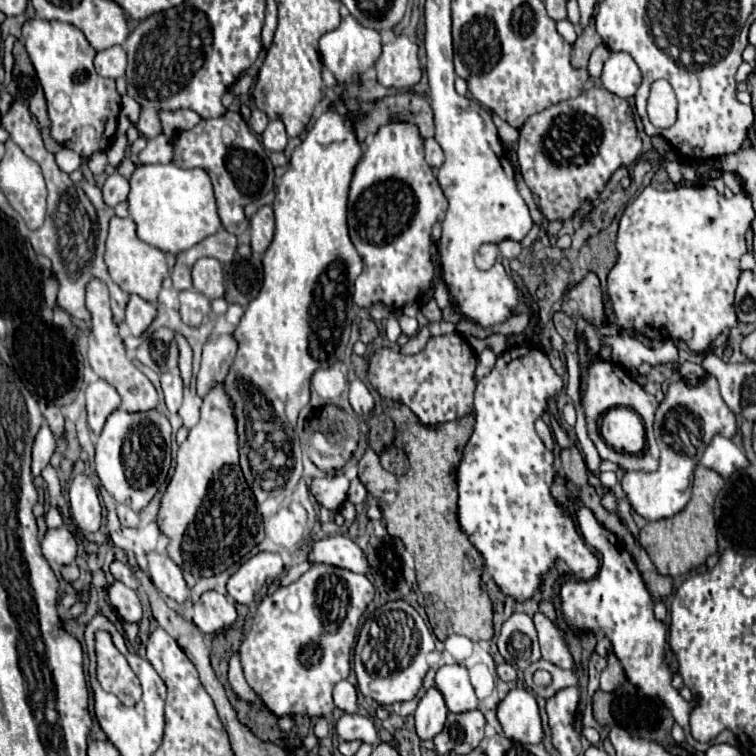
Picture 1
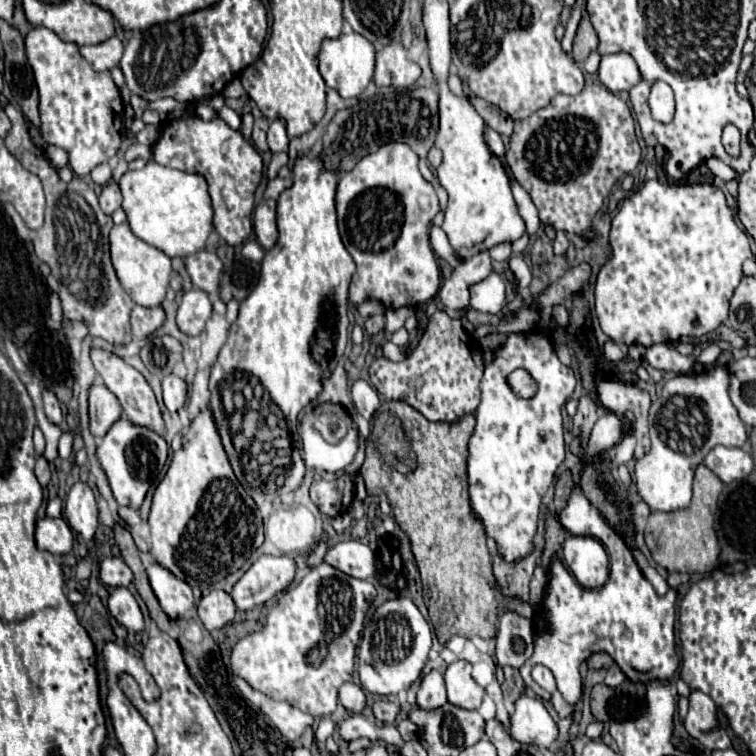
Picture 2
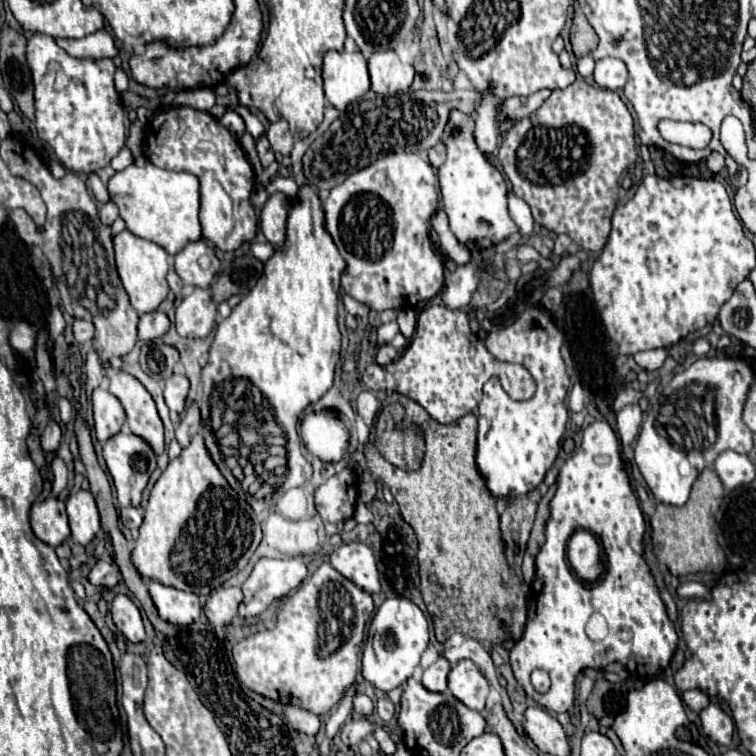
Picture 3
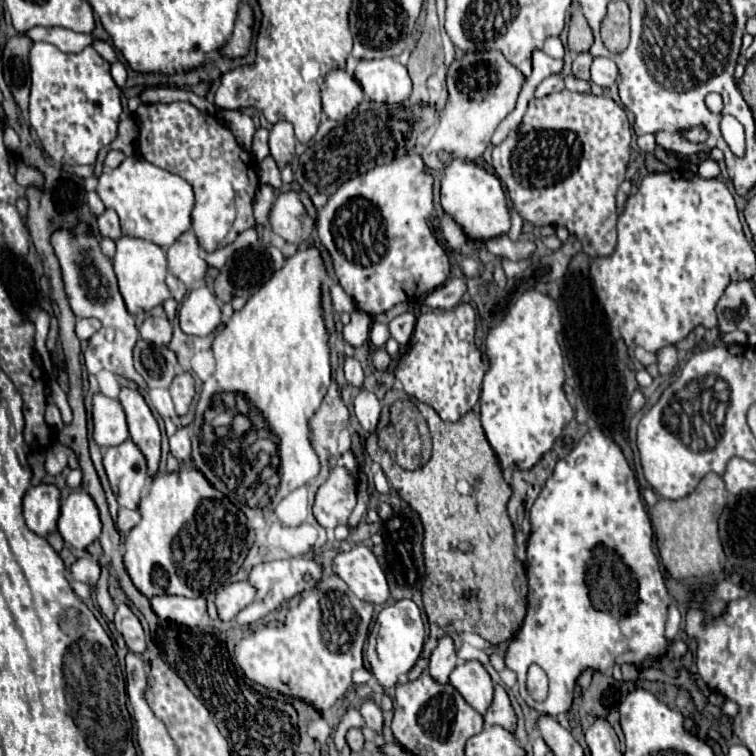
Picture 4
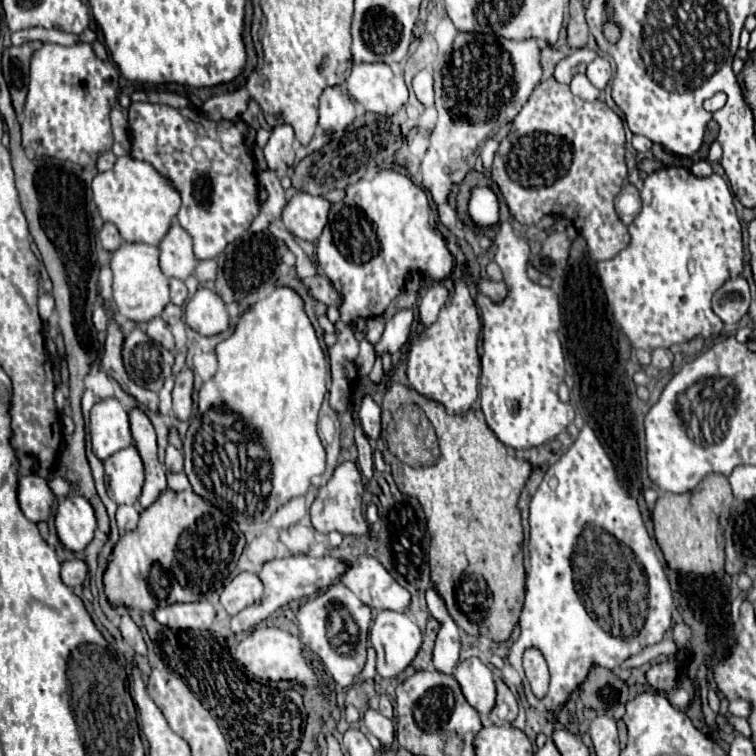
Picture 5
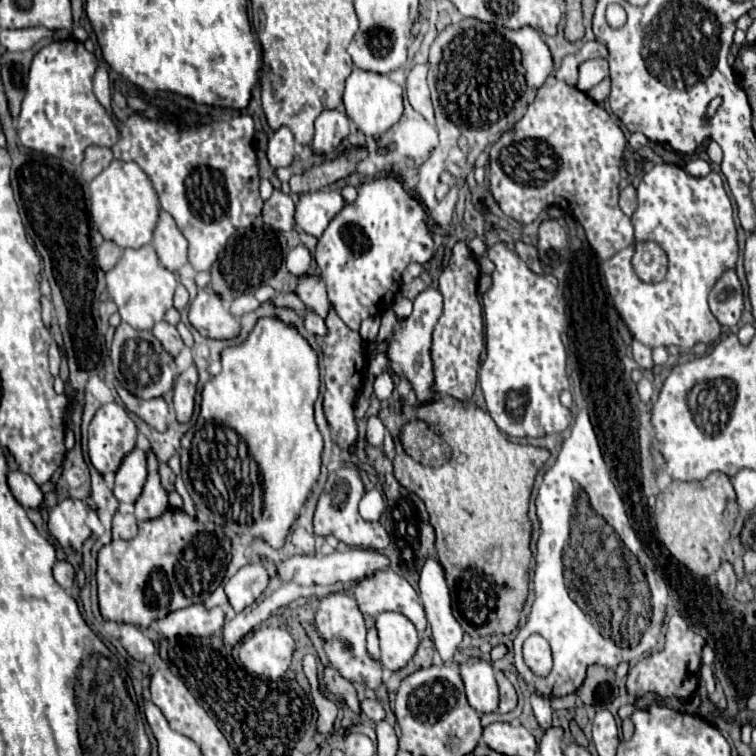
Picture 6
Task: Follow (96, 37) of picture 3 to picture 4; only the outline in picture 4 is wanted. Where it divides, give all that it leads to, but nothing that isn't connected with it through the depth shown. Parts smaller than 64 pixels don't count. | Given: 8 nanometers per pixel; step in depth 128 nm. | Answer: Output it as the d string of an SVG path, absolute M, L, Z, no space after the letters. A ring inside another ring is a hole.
M30 28L28 32L24 32L32 42L50 42L54 46L58 46L62 52L80 52L86 46L92 44L92 36L90 34L78 34L66 28Z

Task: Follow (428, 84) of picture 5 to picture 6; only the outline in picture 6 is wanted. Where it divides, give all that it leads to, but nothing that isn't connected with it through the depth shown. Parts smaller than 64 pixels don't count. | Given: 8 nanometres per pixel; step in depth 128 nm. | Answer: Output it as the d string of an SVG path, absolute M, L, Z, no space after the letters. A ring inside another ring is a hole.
M418 64L410 70L408 82L406 82L406 96L410 106L420 112L430 124L434 124L434 110L432 110L432 100L430 100L430 90L426 82L426 72L428 68L424 64Z

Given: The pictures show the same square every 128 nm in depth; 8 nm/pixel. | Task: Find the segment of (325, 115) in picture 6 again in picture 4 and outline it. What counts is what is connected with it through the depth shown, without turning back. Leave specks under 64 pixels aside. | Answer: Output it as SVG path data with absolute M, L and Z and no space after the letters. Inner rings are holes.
M332 70L324 78L322 108L330 120L344 120L362 102L362 88L346 70Z

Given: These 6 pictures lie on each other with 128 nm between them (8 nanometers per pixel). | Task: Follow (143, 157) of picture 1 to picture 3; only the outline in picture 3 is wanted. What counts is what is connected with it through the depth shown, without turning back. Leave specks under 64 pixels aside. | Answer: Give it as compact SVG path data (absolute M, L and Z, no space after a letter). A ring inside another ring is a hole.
M124 148L122 152L118 152L114 158L112 158L112 162L110 162L110 166L114 168L114 170L122 170L122 168L126 168L126 166L130 166L130 160L132 160L132 156L130 156L130 152Z

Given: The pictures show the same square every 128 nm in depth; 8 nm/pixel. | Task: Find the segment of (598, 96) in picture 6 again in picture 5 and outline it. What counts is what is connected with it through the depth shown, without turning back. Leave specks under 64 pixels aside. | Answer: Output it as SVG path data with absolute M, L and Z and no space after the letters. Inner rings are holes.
M580 76L580 80L572 80L572 92L578 94L582 100L588 100L588 102L592 102L592 100L596 100L600 96L600 90L594 88L586 80L586 76Z

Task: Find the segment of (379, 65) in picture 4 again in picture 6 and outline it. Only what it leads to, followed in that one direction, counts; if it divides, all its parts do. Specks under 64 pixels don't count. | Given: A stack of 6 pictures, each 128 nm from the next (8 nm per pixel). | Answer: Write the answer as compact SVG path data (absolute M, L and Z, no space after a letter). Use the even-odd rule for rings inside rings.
M354 68L346 80L344 106L346 106L348 118L356 124L356 128L362 134L378 140L402 116L402 88L396 82L392 82L388 76Z

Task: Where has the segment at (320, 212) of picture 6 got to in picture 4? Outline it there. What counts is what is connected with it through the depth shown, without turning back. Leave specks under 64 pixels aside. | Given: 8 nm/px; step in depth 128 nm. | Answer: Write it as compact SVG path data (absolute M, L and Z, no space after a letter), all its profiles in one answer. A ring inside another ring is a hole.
M294 190L282 192L270 210L270 228L286 242L308 242L316 226L316 208L308 196Z

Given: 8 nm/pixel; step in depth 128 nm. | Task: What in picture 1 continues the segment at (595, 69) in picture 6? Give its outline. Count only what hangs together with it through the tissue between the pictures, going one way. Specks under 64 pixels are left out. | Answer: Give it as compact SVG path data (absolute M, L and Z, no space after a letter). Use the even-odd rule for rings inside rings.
M613 52L604 62L602 84L608 92L620 98L630 98L636 94L640 82L642 82L642 72L628 53Z

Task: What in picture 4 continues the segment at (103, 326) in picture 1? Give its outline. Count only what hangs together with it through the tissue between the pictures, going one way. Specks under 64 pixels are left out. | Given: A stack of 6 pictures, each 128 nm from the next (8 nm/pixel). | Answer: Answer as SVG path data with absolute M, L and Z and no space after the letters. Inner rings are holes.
M122 388L120 404L122 404L126 418L128 418L130 438L134 440L134 444L144 454L146 464L148 464L148 474L154 478L158 472L158 462L160 462L160 428L158 428L158 422L154 420L148 404L144 402L144 398L140 396L138 390Z

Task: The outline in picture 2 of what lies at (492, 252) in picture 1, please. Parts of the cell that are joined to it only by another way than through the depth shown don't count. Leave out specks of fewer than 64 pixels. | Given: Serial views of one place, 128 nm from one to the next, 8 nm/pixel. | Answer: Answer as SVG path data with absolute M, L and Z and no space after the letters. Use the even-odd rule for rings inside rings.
M484 250L470 260L464 260L460 266L454 268L452 276L444 280L438 296L446 310L466 310L470 304L470 286L484 280L490 272L490 254Z

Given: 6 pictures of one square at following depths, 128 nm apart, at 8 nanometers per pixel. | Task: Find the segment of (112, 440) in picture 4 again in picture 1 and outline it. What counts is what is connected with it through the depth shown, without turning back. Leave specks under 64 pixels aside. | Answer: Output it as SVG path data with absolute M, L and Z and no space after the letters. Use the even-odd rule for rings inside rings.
M96 380L86 388L86 410L88 410L88 424L92 432L98 436L106 424L106 418L120 406L118 392L106 382Z

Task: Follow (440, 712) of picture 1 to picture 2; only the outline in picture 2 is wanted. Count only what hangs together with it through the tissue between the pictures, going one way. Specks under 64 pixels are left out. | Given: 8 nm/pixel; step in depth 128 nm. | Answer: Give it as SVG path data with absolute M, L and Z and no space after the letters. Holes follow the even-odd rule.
M430 670L420 682L416 704L424 710L430 710L430 708L438 708L446 702L448 702L448 698L446 698L444 676L440 670Z

